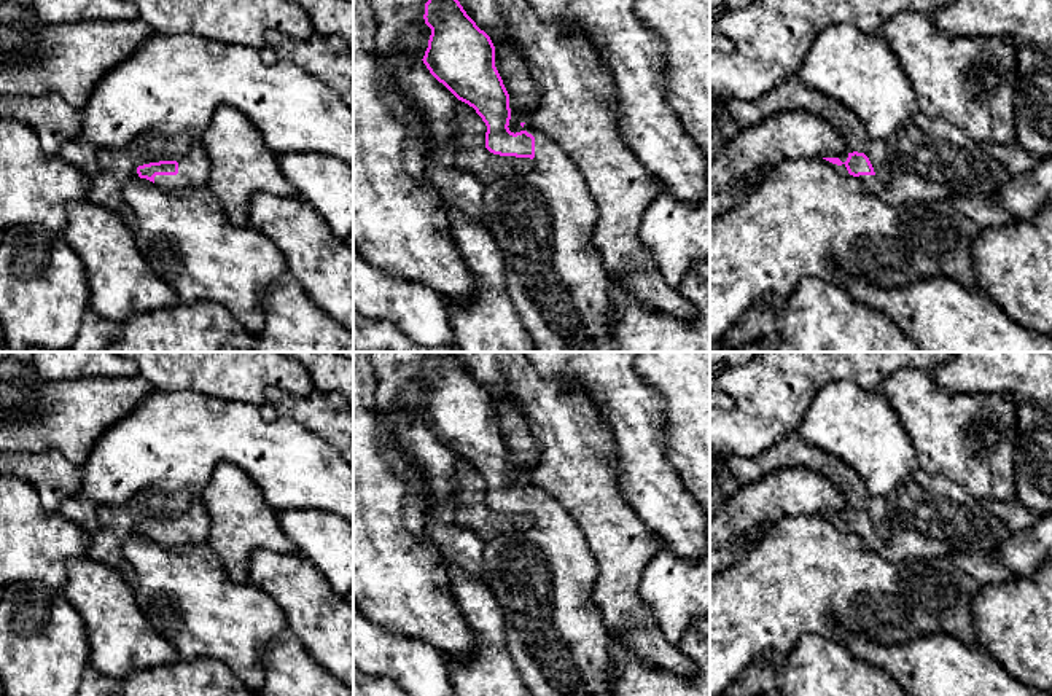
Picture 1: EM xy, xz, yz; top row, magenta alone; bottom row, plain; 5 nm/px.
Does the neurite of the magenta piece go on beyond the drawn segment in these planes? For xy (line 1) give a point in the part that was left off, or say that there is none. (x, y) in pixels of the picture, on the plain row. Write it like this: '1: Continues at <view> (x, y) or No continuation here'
1: Continues at xy (193, 524)

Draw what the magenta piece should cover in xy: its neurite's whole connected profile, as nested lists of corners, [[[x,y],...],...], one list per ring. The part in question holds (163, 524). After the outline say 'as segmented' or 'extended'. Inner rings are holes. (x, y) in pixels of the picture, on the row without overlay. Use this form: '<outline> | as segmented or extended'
[[[194,497],[189,508],[178,518],[159,518],[137,524],[140,535],[156,540],[166,548],[207,543],[210,518],[204,502]]] | extended

